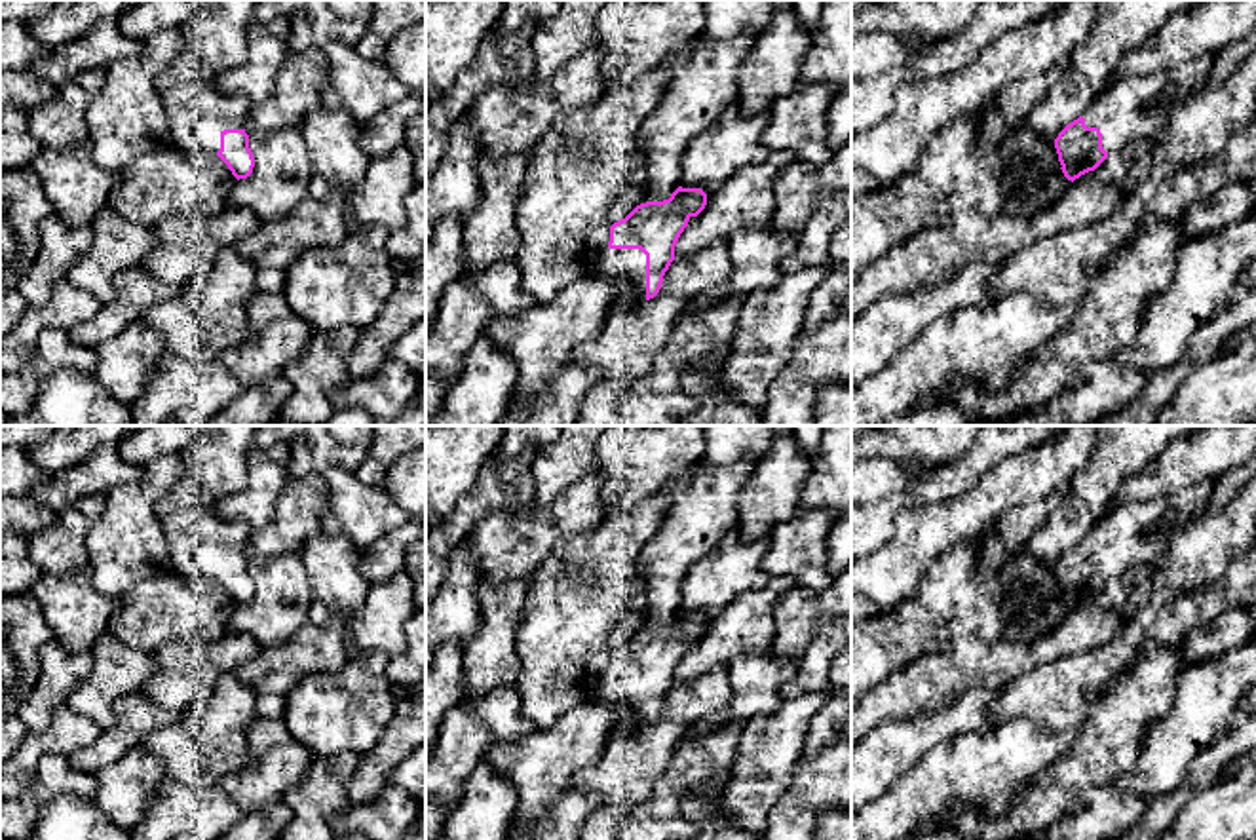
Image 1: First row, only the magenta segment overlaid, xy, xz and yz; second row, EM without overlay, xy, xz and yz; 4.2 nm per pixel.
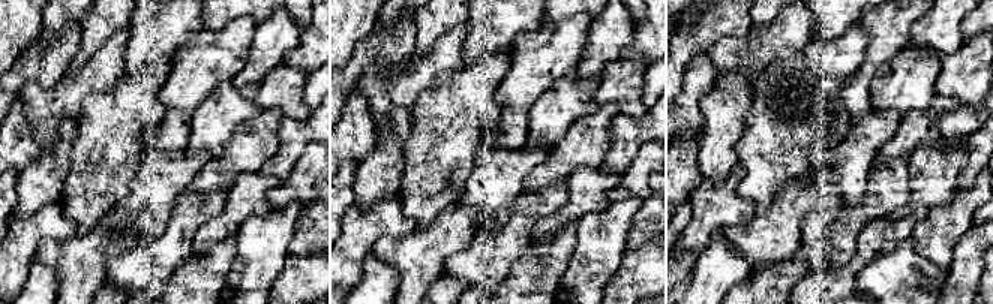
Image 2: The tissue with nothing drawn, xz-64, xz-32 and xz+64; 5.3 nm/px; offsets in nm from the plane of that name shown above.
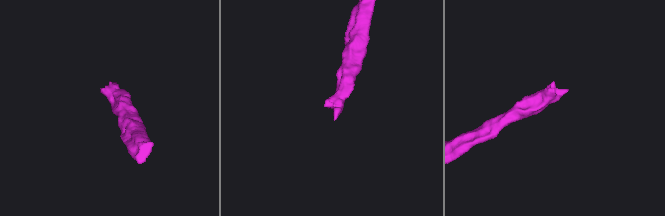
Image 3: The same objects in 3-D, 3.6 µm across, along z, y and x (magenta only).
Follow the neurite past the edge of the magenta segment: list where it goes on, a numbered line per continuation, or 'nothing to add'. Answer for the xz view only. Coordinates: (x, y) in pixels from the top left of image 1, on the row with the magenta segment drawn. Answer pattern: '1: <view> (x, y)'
1: xz (618, 265)

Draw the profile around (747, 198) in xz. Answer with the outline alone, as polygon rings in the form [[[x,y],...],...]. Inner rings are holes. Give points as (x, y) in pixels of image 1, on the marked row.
[[[768,150],[762,163],[741,167],[684,228],[675,257],[692,257],[713,243],[726,243],[739,228],[771,224],[777,211],[775,175],[794,160],[792,152]]]

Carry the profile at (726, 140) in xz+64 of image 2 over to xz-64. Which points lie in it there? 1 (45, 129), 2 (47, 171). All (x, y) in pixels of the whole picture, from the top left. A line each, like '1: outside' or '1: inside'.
1: outside
2: inside

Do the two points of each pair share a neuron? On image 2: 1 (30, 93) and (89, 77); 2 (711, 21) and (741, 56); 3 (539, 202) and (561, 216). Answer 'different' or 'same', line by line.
1: same
2: different
3: different

